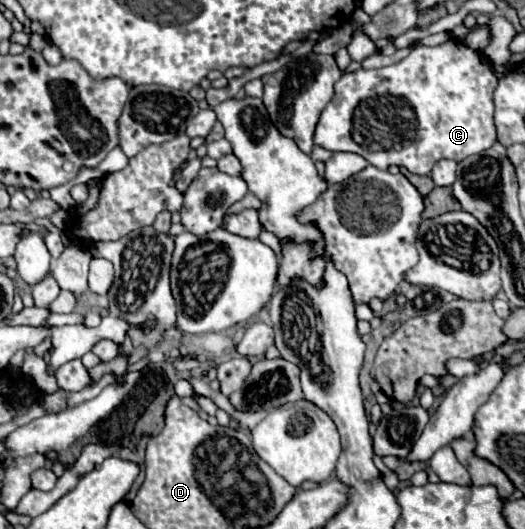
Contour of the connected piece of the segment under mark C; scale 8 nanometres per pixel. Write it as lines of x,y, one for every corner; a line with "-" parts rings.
447,40
441,46
419,46
407,58
385,68
355,72
343,72
335,84
335,96
321,112
315,144
331,152
355,152
361,154
369,164
379,170
387,166
405,166
413,174
429,174
431,168
443,160
463,160
471,154
479,154
495,144
495,122
493,122
493,92
497,78
487,58
465,46
461,40

